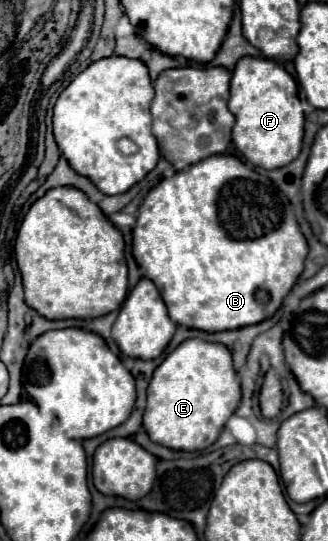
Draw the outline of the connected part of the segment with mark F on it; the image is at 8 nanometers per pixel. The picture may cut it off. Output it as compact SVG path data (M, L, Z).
M243 57L237 61L231 77L229 111L237 119L233 127L233 145L251 165L279 169L299 155L303 109L297 97L297 83L277 61L265 57Z

